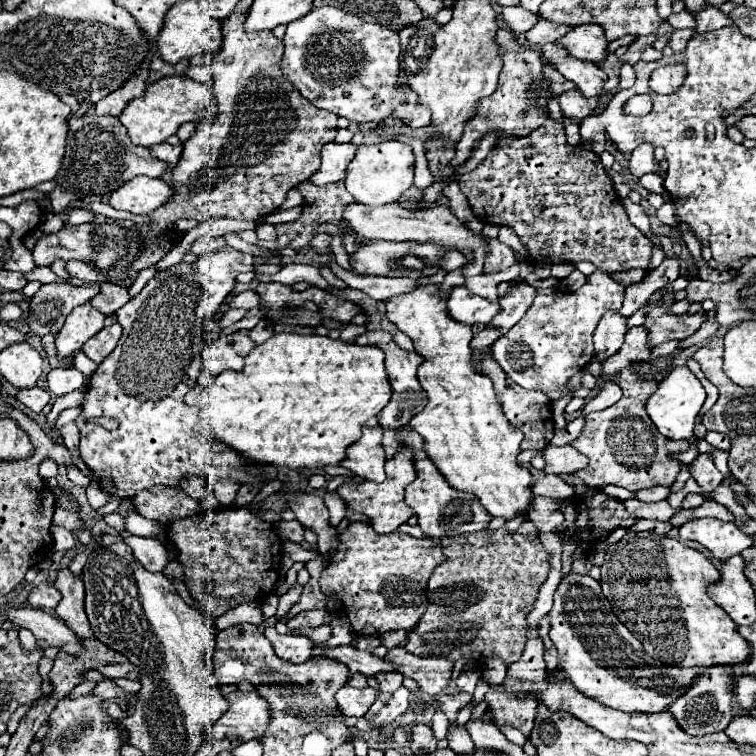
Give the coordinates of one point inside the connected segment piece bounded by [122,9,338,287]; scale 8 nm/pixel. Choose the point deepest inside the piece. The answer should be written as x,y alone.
266,138

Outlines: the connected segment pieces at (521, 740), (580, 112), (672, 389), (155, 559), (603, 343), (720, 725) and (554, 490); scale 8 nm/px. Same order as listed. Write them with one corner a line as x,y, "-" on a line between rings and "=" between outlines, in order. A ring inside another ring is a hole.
503,726
500,728
500,730
509,741
520,747
523,747
527,741
527,738
519,729
513,728
511,726
=
566,91
558,97
558,101
560,101
564,115
574,119
576,123
582,123
586,117
590,117
600,103
598,97
584,97
578,91
=
684,365
684,367
676,367
672,369
660,383
658,389
650,395
650,399
646,401
646,411
648,417
652,419
652,423
656,425
656,429
666,437
666,439
690,439
694,435
694,423
696,423
696,415
700,413
700,407
706,399
706,391
700,385
700,381
696,379
696,375
=
128,537
124,539
126,545
132,549
134,557
144,565
144,569
152,573
162,573
168,565
168,553
166,547
158,539
146,539
146,537
=
604,313
594,331
594,351
598,361
606,361
620,351
626,335
626,319
620,313
=
710,667
702,671
702,677
698,677
694,681
694,685
686,691
686,695
678,697
674,701
674,705
670,705
668,713
674,715
674,719
678,721
678,727
682,731
686,731
692,737
704,737
708,733
716,733
716,731
724,731
726,725
732,719
732,699
734,699
734,685
732,685
732,677
730,677
732,667
=
544,475
542,479
534,481
532,493
534,495
544,495
544,497
554,497
554,499
568,499
568,497
574,495
574,489
570,485
566,485
556,475

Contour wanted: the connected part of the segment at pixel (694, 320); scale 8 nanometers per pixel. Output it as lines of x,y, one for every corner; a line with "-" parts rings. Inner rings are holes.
664,293
662,303
652,307
646,313
644,329
648,331
648,347
656,347
656,345
660,345
664,341
672,341
672,339
686,339
686,337
694,335
700,329
700,325
704,323
706,311
698,311
694,315
670,313
670,305
674,301
676,301
674,293

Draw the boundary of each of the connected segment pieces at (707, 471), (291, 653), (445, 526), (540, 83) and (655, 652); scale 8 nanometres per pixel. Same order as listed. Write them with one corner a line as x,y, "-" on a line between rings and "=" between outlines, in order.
700,453
690,465
690,475
694,477
694,481
706,491
714,491
720,483
722,483
722,473
716,469
714,461
712,461
712,455
710,453
=
266,627
264,635
270,639
276,655
284,661
290,661
290,663
304,663
312,657
312,645
310,645
310,639
306,639
304,635
292,635
292,633
286,633
286,635
280,635
274,627
=
410,427
400,429
396,435
398,443
402,447
410,447
414,451
414,469
416,469
416,481
406,487
406,503
414,509
414,515
418,517
418,525
428,537
452,537
458,533
468,533
468,531
480,531
488,529
488,523
492,517
486,513
486,509
480,505
478,497
474,493
458,493
450,485
446,485
446,479
434,469
434,463
426,457
426,451
422,449
422,437
412,431
=
500,29
496,33
496,43
504,59
498,87
490,97
480,101
478,115
466,123
462,139
456,145
456,157
450,161
452,167
460,167
462,163
466,163
472,157
472,151
476,149
476,141
484,139
486,135
496,133
496,145
506,137
528,137
530,131
542,127
544,121
550,117
548,103
554,95
550,93
550,83
542,73
540,53
532,47
520,45
516,35
512,35
512,31
506,29
=
630,531
606,553
600,585
616,617
644,643
654,661
674,667
740,665
750,659
748,641
708,597
708,587
718,579
712,561
682,541

